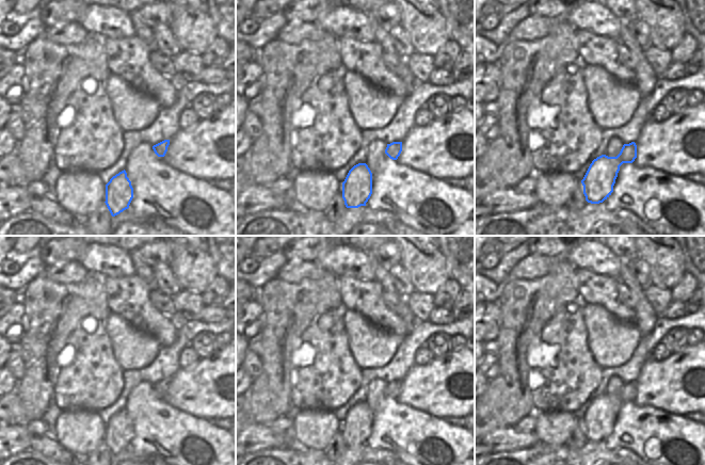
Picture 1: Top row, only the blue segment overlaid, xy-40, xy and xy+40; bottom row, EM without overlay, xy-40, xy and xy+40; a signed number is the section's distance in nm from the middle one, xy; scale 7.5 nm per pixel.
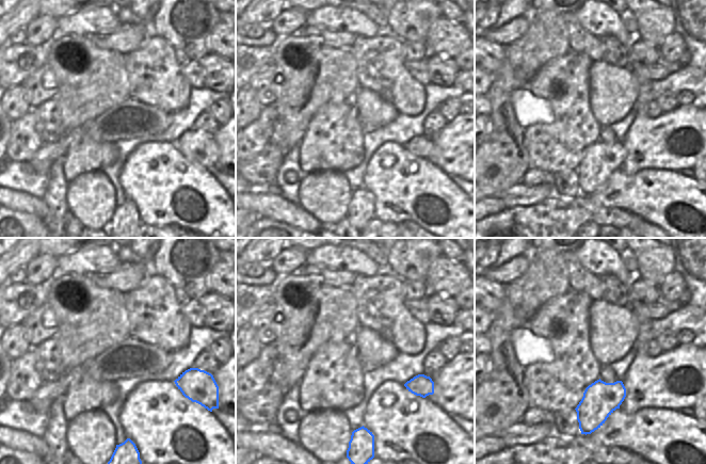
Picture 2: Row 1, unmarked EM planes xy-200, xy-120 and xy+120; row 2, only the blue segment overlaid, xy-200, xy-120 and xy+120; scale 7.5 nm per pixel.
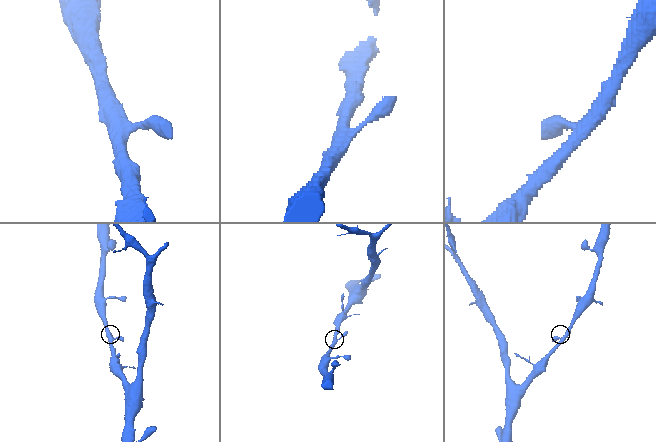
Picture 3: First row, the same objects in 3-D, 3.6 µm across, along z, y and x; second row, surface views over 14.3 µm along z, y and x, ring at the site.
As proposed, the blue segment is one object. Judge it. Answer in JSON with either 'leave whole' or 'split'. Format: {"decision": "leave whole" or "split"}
{"decision": "leave whole"}

